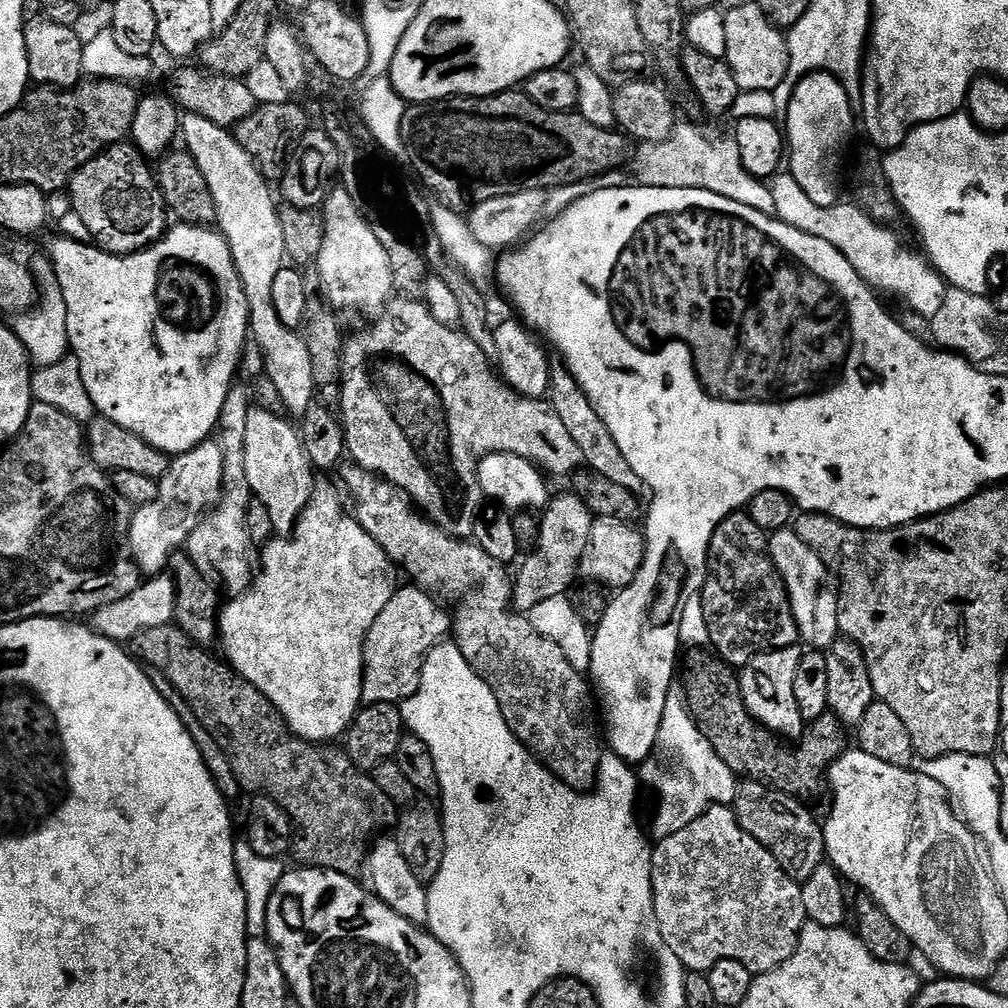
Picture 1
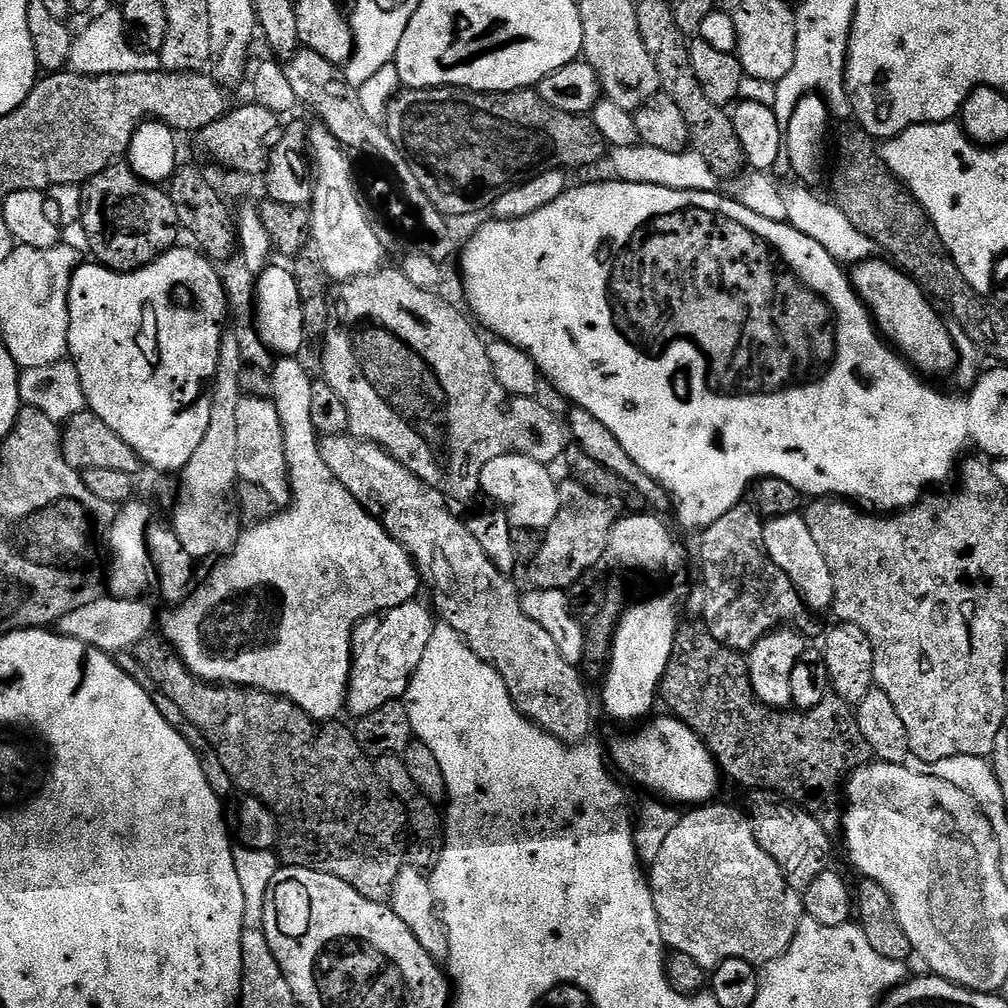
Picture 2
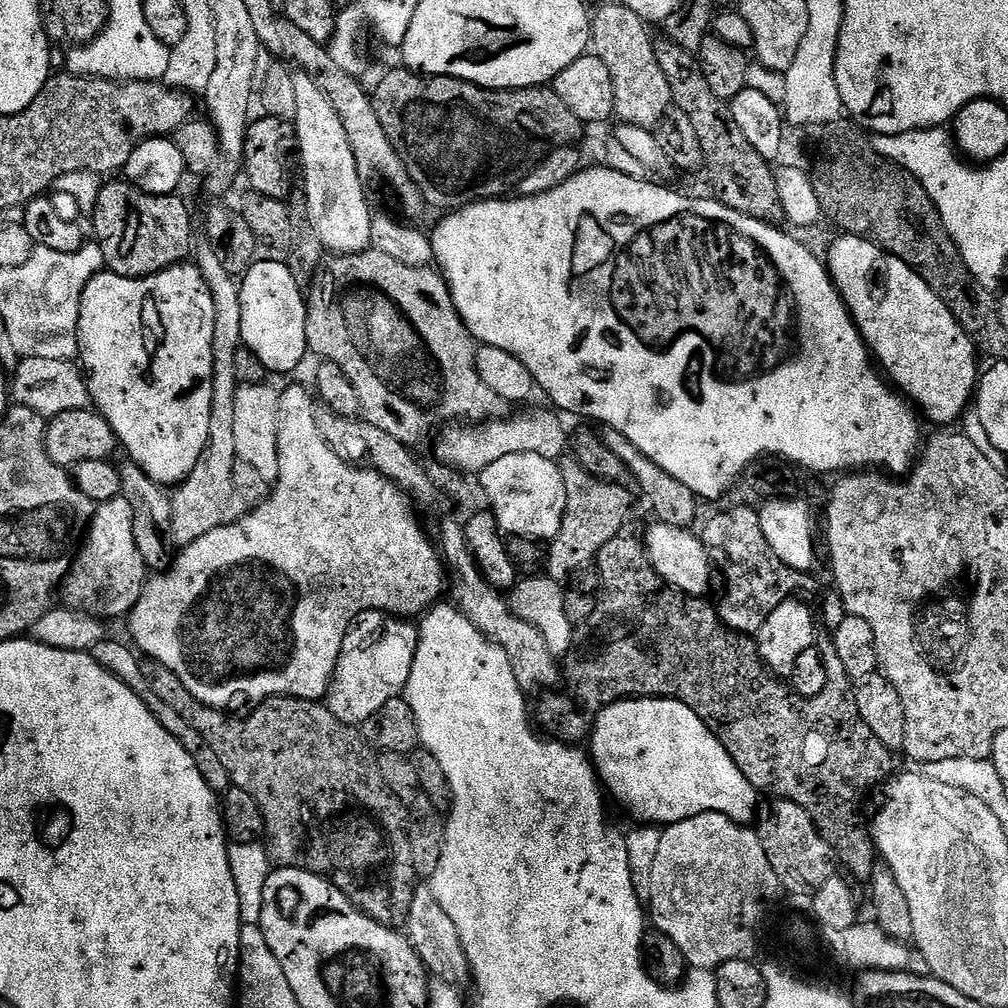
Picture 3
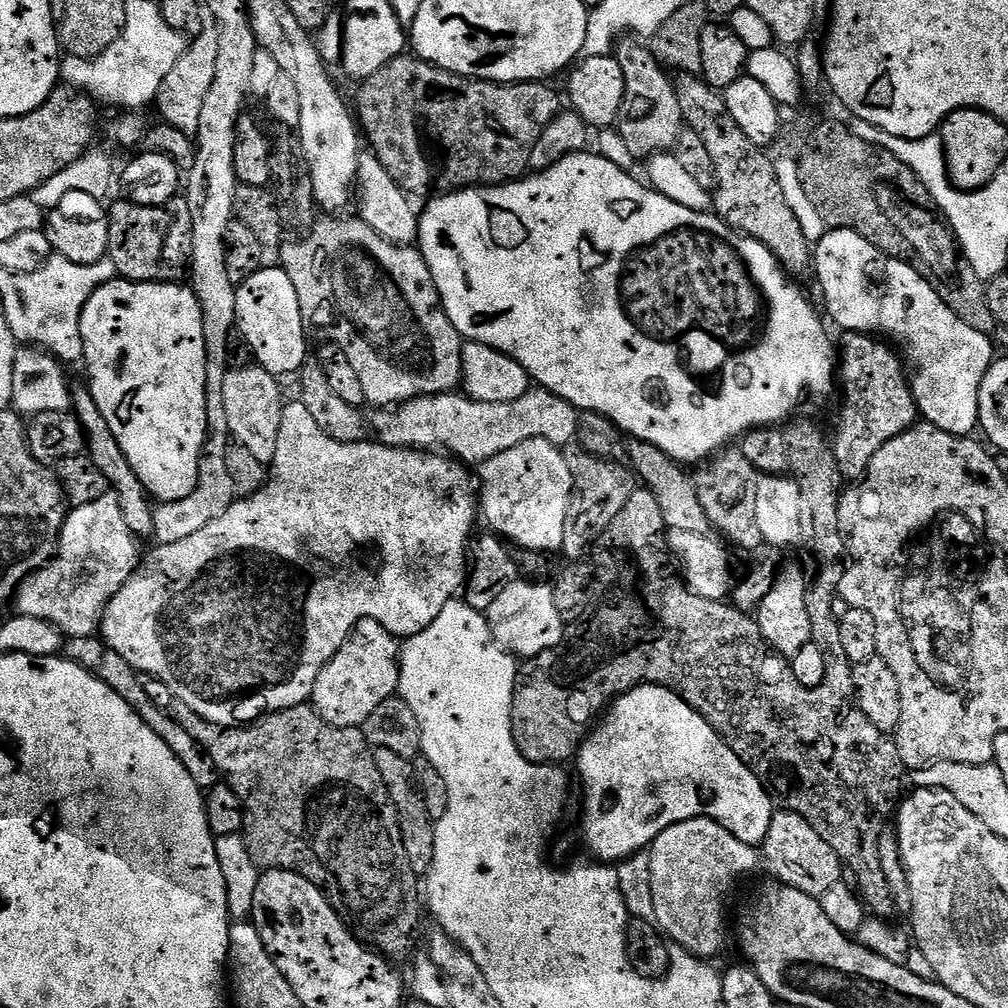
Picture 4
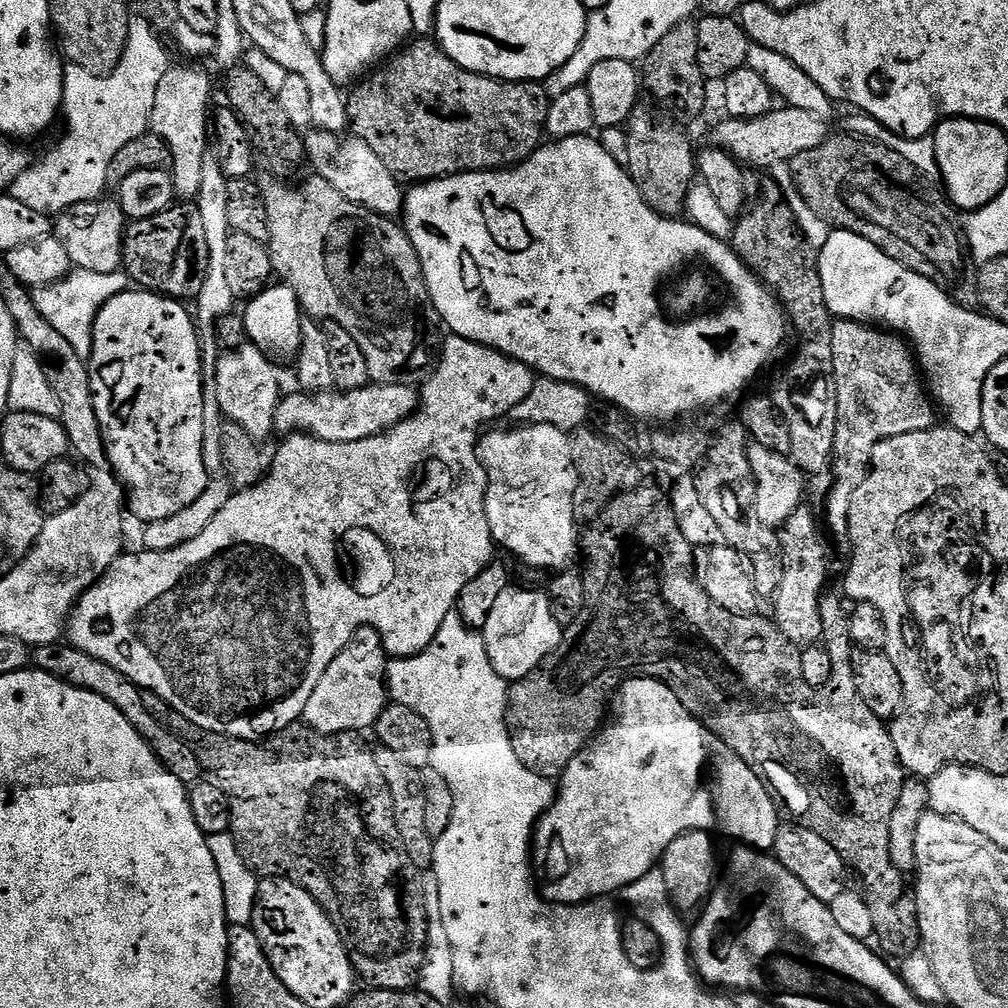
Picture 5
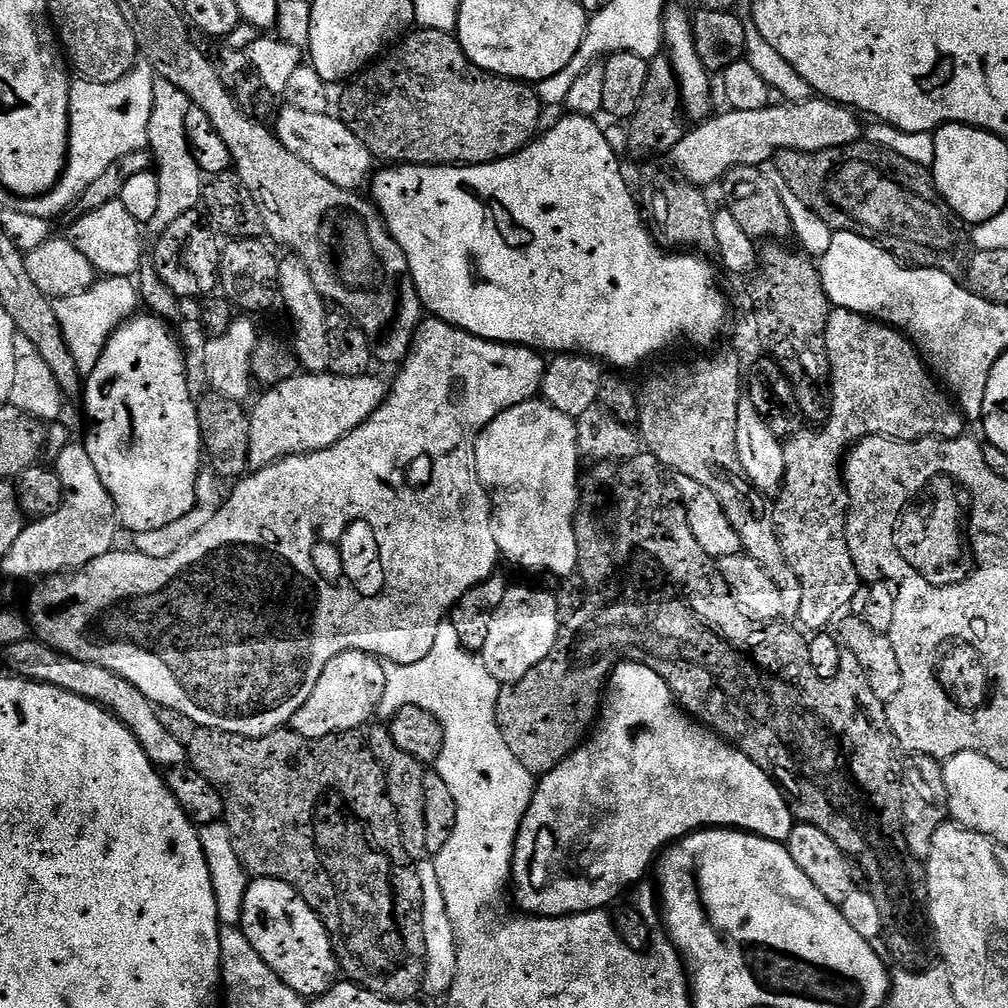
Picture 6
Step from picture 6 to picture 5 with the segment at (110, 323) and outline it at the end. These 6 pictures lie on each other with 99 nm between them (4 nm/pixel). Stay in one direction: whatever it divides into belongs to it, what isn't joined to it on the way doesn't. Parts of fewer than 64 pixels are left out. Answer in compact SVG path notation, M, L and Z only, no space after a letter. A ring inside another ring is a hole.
M73 270L64 279L47 284L45 288L35 289L36 305L40 313L52 326L78 350L78 354L85 358L92 355L92 331L96 316L112 298L129 291L130 277L127 271L111 272L110 274L94 274Z

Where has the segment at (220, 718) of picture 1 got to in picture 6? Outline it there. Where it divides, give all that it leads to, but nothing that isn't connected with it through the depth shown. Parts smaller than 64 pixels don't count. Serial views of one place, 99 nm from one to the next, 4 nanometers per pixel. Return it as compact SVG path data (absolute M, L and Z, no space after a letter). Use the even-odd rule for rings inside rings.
M160 708L160 721L182 746L186 746L188 764L213 784L224 799L223 823L228 825L230 838L234 842L234 850L242 862L242 866L253 877L274 878L286 882L305 900L318 914L318 918L326 926L328 936L332 939L332 955L341 973L344 972L349 981L388 1000L410 1000L421 995L424 971L427 968L426 937L422 928L423 896L422 884L416 873L417 865L406 854L402 846L402 834L398 830L398 818L394 810L394 802L388 797L388 783L380 763L368 748L367 739L356 732L335 732L333 736L311 740L302 738L302 734L291 730L271 732L262 738L246 738L238 734L230 734L222 730L214 730L210 726L202 726L194 722L194 718L186 718L186 714L178 714L178 710Z

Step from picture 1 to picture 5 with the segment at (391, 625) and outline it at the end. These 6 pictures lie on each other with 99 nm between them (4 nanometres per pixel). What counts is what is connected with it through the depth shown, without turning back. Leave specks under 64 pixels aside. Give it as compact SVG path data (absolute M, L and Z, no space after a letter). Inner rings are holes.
M359 628L356 636L326 666L326 674L314 686L310 702L306 702L303 723L322 734L339 732L363 733L363 728L375 729L382 710L390 703L388 694L388 661L382 638L374 629Z

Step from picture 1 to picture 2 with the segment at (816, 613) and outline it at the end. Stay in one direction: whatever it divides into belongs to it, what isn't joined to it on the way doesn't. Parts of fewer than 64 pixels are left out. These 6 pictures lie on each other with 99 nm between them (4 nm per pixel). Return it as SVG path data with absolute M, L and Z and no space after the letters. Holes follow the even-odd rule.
M803 515L774 518L764 525L766 550L770 558L787 574L790 582L800 591L800 598L813 613L828 612L834 602L834 578L830 566L826 562L826 554L818 550L818 542L814 542L814 534L810 534L810 526L806 526Z

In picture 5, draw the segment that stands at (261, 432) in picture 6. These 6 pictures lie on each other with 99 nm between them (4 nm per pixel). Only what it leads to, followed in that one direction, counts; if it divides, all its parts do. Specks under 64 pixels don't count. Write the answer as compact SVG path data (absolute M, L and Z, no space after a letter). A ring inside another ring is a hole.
M373 384L365 388L342 392L306 392L296 390L293 396L285 395L274 414L277 433L316 436L319 440L345 444L358 442L390 430L416 411L420 402L419 391L410 384Z

